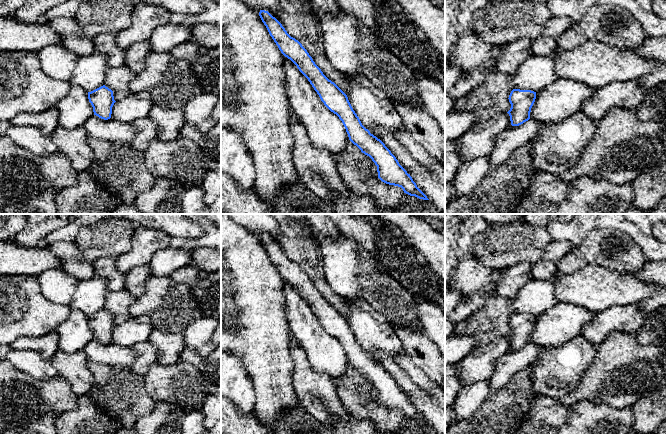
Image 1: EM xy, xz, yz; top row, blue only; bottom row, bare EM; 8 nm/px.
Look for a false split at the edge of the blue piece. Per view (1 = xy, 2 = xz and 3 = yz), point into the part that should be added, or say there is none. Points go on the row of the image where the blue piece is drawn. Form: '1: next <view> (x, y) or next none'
1: next none
2: next none
3: next none

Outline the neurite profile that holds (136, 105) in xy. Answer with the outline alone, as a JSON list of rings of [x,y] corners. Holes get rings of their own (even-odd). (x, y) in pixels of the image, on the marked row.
[[[150,92],[130,93],[127,97],[114,103],[111,118],[132,123],[136,119],[148,117],[153,106]]]

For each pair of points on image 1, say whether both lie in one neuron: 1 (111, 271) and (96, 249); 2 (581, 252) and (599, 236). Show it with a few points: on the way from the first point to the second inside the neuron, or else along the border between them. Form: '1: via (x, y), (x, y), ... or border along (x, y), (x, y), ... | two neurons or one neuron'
1: border along (115, 257), (99, 257), (92, 263) | two neurons
2: via (585, 250), (595, 240) | one neuron

